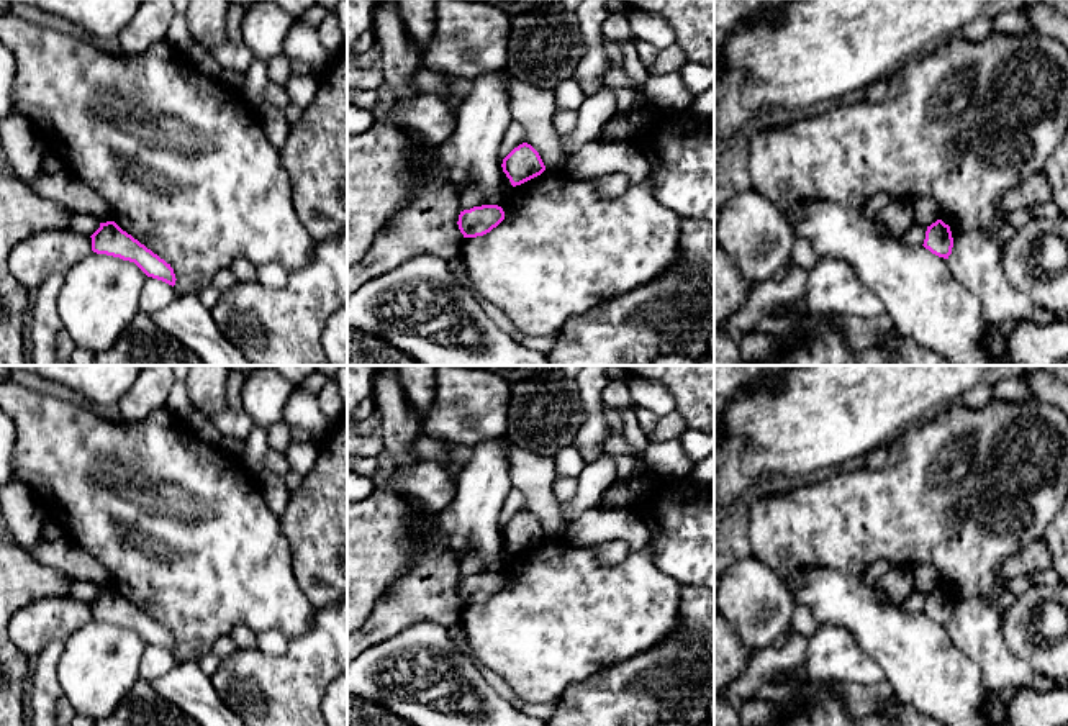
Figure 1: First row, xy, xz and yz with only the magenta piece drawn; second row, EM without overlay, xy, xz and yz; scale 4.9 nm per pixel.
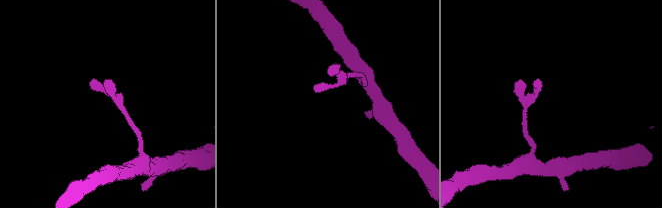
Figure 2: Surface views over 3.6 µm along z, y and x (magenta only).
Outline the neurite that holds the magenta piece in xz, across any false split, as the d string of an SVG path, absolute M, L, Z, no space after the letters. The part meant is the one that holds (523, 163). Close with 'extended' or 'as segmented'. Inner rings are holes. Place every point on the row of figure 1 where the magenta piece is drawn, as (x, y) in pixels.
M527 143L514 147L503 159L501 167L513 187L524 184L545 170L539 152Z; as segmented

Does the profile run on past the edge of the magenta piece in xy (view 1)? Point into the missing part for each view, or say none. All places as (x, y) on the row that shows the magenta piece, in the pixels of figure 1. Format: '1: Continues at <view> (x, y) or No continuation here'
1: No continuation here

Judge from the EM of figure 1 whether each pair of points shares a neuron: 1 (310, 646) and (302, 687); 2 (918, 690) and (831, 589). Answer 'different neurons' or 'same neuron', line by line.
1: same neuron
2: same neuron

